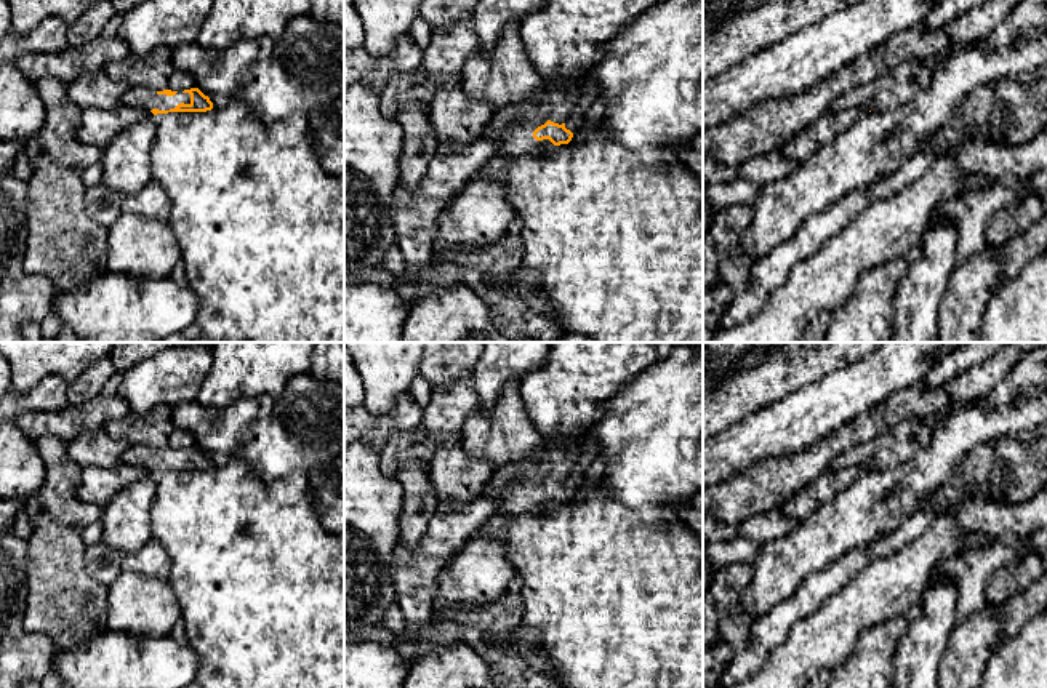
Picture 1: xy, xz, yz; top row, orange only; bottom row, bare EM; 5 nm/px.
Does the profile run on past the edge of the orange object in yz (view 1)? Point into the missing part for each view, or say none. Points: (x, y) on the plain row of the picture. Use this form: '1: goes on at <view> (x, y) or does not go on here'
1: does not go on here

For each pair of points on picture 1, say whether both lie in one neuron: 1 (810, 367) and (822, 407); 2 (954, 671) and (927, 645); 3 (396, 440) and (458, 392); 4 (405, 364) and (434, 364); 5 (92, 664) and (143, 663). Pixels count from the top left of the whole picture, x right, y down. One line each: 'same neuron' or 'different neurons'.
1: different neurons
2: different neurons
3: same neuron
4: different neurons
5: same neuron

